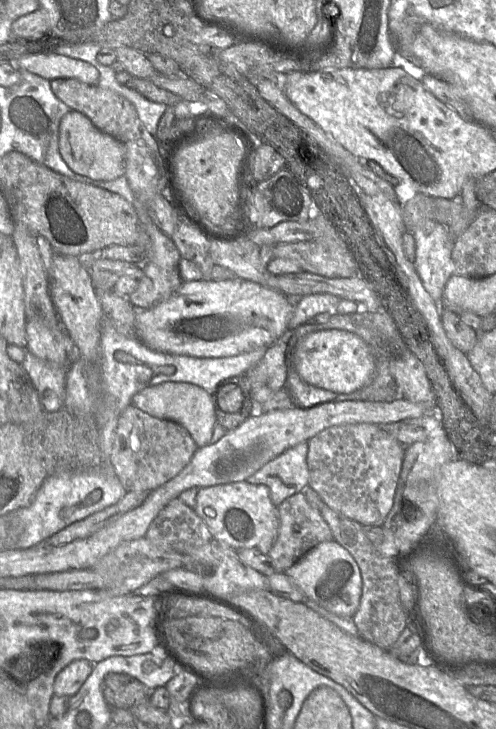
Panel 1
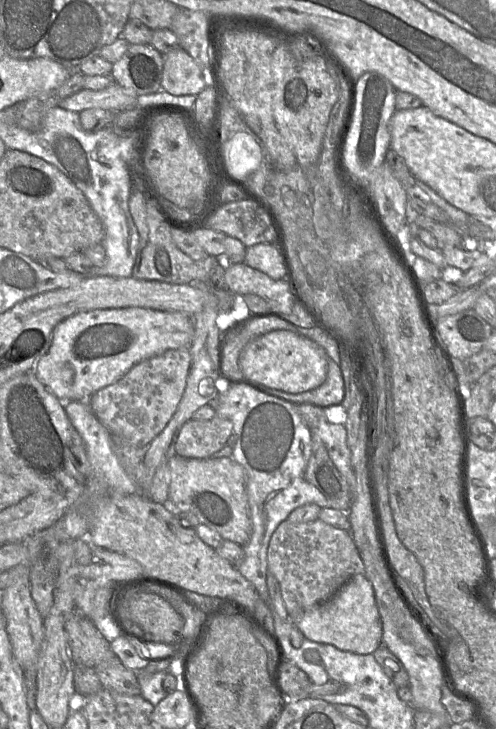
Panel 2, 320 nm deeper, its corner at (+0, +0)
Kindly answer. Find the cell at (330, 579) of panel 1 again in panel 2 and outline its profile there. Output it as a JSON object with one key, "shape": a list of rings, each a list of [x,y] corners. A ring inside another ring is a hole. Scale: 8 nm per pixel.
{"shape":[[[364,574],[353,576],[328,601],[304,611],[295,625],[305,638],[355,654],[372,654],[382,644],[382,625],[373,588]]]}

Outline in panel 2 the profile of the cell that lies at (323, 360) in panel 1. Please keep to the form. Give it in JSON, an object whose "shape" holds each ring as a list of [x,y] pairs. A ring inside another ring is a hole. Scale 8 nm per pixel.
{"shape":[[[271,331],[251,340],[239,354],[239,366],[248,383],[287,393],[301,393],[320,387],[326,380],[328,359],[315,342],[291,331]]]}

